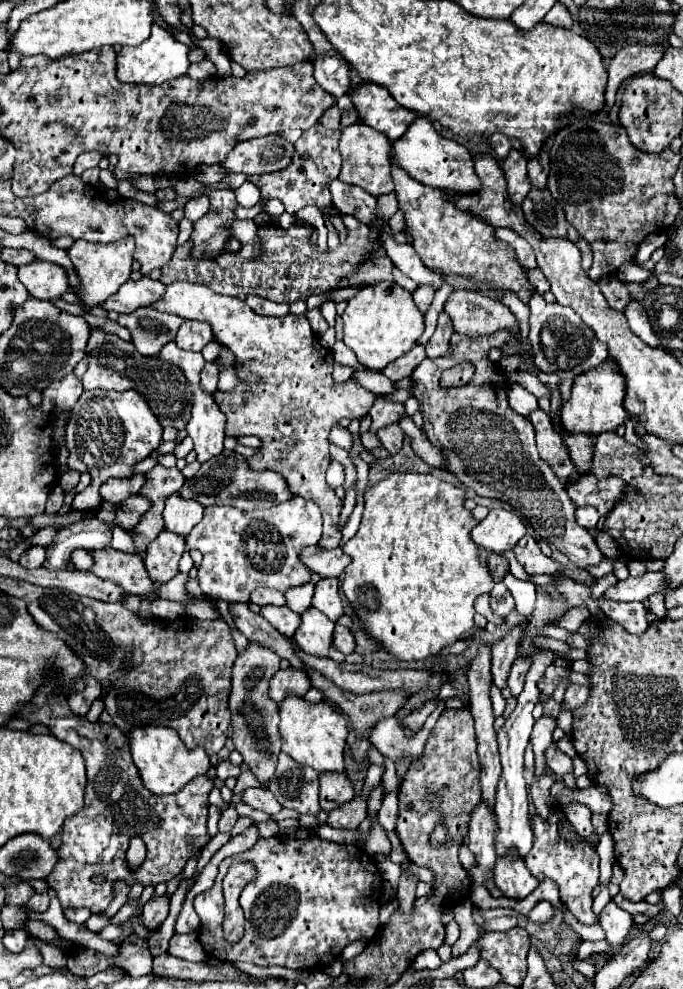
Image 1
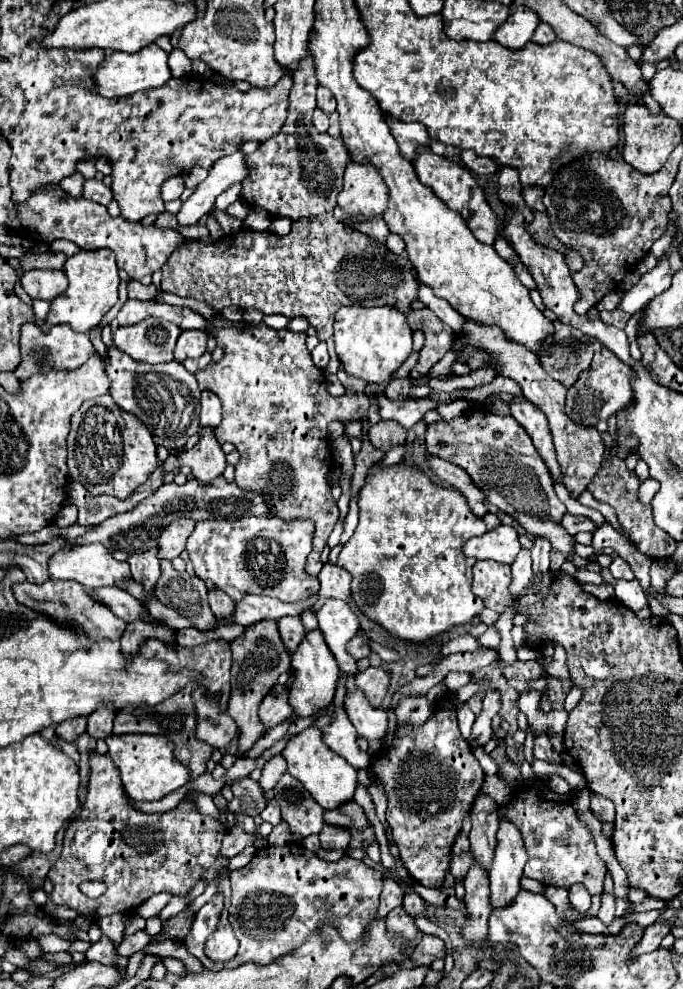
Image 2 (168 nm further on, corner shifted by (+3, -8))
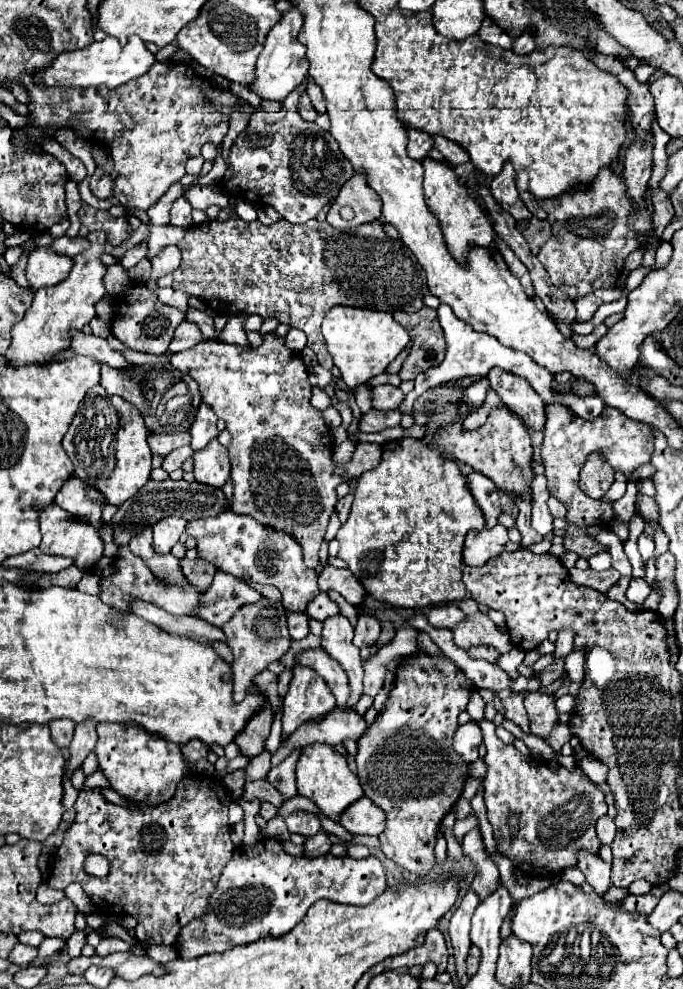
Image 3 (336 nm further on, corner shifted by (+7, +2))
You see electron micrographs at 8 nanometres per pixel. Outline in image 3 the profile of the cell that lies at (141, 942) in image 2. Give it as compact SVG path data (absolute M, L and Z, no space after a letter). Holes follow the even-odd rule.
M104 938L96 946L96 954L98 956L108 956L108 954L122 952L122 950L130 950L130 944L124 942L124 940L120 940L120 938Z

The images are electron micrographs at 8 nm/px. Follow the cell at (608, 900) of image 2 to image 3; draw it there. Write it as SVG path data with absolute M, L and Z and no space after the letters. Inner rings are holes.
M578 850L578 864L576 864L584 876L586 882L596 890L596 894L604 894L608 888L612 888L610 882L610 864L604 862L598 854L592 854L588 850Z

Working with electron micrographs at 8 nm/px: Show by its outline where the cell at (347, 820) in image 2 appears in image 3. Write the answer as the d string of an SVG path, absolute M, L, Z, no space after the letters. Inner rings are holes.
M366 796L360 798L342 814L340 824L350 834L366 834L366 836L380 836L386 828L386 814Z

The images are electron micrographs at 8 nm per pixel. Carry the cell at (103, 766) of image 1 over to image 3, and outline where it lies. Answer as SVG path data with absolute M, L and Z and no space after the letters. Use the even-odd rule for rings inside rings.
M198 774L198 780L192 778L192 776L186 776L186 778L182 778L182 782L180 782L178 786L180 786L180 788L178 788L178 792L174 794L174 798L172 798L170 802L162 804L160 808L156 806L156 808L146 808L146 810L142 810L142 808L122 808L122 806L114 806L114 804L110 804L110 802L106 802L106 800L102 798L100 790L82 790L82 792L78 794L76 804L74 804L74 808L76 808L76 818L74 818L72 826L66 830L64 842L62 842L62 846L58 848L60 860L56 860L54 870L52 870L52 874L48 876L48 884L50 884L52 888L64 890L68 884L78 882L78 884L82 884L82 888L84 888L84 892L90 896L90 900L96 904L96 910L100 910L102 914L104 914L104 906L106 906L106 908L110 910L110 914L130 914L130 916L134 916L134 918L138 920L138 924L136 924L136 938L138 938L140 942L146 942L148 946L152 946L152 944L174 944L176 938L178 938L178 934L180 934L180 930L182 930L182 926L188 924L192 918L200 918L200 916L204 914L206 902L208 902L210 894L214 892L214 886L218 884L218 874L222 872L222 866L226 866L226 862L232 858L232 852L234 852L234 844L232 844L232 840L230 840L230 824L228 824L228 804L232 802L232 796L230 796L230 800L228 800L228 792L222 788L222 782L216 780L216 778ZM88 854L102 854L102 856L106 856L108 862L110 862L110 874L104 876L104 878L88 876L88 874L82 870L82 864L84 864L84 860L86 860Z

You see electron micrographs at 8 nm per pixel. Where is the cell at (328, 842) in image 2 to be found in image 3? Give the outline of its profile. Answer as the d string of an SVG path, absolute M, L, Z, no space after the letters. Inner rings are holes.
M318 832L314 838L308 838L304 842L304 856L306 858L318 858L318 856L324 856L328 854L330 850L330 838L326 832Z

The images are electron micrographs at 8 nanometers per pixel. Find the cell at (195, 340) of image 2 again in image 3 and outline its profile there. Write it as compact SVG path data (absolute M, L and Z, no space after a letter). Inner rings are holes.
M184 320L176 332L174 332L174 338L170 342L170 352L176 354L176 352L182 352L182 350L188 350L192 346L196 346L198 342L202 342L202 334L198 330L198 326L194 326L194 322L188 322Z

